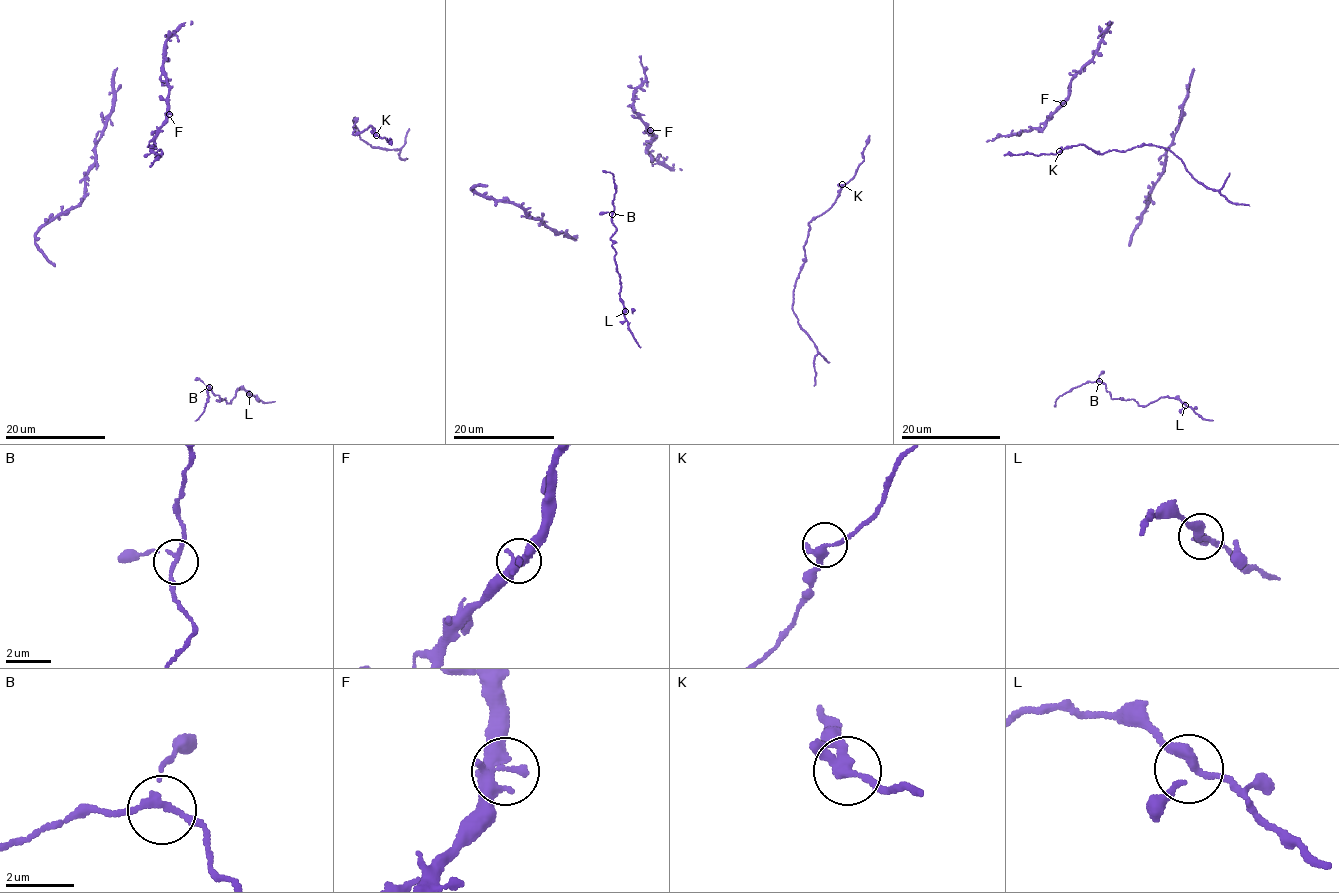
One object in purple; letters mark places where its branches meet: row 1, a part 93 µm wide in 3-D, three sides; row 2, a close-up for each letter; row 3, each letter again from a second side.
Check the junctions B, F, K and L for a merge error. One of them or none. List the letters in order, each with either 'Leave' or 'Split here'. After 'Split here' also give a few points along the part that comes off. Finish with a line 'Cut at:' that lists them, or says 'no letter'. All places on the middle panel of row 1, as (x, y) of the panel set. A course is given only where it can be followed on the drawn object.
B: Leave
F: Leave
K: Leave
L: Leave
Cut at: no letter

